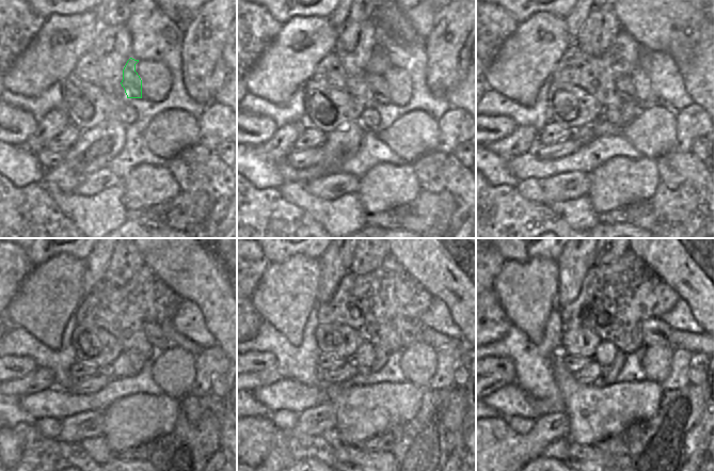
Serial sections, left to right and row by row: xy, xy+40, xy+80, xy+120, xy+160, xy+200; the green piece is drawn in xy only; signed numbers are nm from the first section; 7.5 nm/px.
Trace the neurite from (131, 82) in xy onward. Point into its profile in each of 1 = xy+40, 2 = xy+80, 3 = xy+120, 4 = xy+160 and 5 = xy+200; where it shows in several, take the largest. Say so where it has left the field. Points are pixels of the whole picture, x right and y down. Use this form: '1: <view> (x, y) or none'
1: xy+40 (377, 84)
2: xy+80 (624, 88)
3: xy+120 (152, 329)
4: xy+160 (411, 330)
5: xy+200 (654, 331)

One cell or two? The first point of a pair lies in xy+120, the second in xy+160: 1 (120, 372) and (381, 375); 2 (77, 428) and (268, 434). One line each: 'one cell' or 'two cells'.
1: two cells
2: one cell

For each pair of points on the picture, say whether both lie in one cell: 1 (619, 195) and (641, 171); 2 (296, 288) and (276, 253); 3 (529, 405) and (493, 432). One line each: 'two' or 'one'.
1: one
2: two
3: two

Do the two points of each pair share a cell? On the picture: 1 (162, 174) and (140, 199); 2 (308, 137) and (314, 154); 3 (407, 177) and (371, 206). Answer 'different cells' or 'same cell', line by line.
1: same cell
2: different cells
3: same cell

